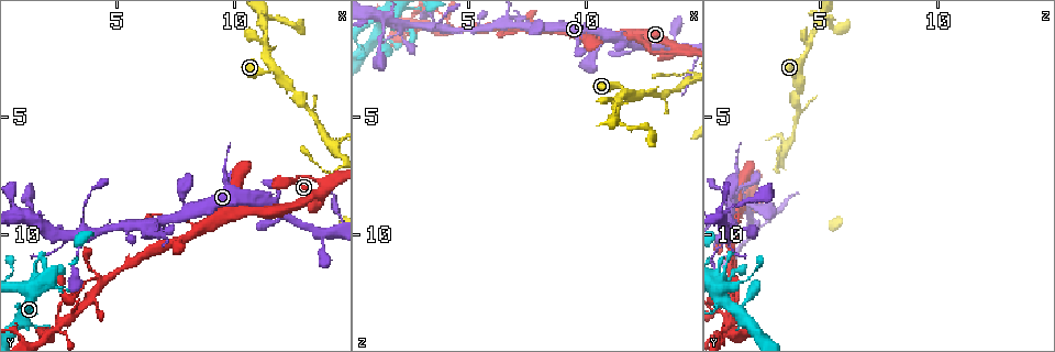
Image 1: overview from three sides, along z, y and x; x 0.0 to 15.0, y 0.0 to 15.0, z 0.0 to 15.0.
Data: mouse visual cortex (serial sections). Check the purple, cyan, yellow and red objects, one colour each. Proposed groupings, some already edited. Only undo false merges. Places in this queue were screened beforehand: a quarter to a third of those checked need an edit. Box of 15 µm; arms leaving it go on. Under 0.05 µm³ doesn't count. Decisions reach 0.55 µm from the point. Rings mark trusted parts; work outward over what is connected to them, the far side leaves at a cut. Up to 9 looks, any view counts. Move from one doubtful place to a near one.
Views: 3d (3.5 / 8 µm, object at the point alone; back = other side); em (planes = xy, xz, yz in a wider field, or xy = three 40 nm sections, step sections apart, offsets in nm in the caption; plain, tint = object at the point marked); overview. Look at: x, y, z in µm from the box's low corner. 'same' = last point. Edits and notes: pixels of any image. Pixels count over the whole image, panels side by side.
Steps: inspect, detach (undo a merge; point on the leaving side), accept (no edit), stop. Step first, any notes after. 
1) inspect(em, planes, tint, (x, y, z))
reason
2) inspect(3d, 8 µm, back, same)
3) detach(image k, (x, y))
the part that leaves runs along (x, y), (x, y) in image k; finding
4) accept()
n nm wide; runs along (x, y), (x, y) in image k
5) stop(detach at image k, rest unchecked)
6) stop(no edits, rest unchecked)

inspect(3d, 3.5 µm, (3.3, 10.1, 1.3))
looks like a crossing

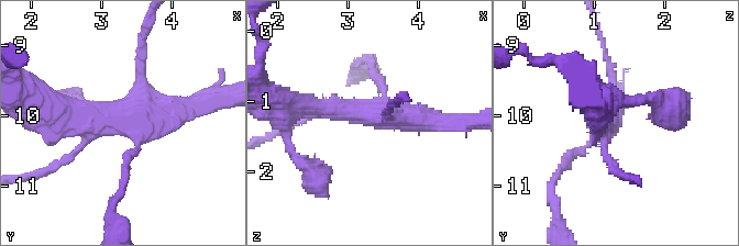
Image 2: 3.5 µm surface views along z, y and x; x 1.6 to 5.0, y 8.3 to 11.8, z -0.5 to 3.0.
inspect(em, xy, step 5, tint, (3.45, 10.05, 1.20))

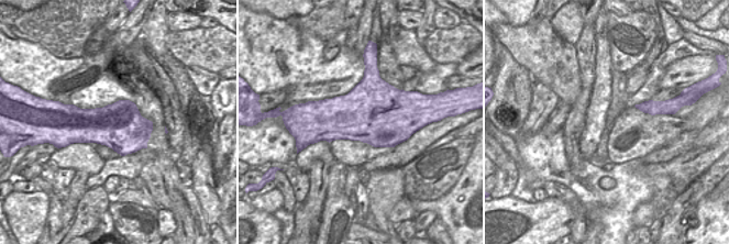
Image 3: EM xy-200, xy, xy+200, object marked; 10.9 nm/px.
accept()
runs along (449, 123), (304, 105) in image 2; one cell here

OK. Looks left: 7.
inspect(3d, 3.5 µm, back, (3.1, 13.5, 1.1))
four or more arms meet

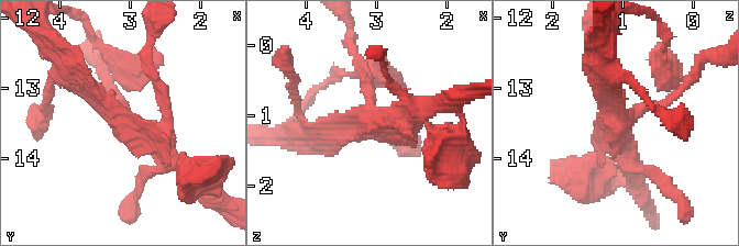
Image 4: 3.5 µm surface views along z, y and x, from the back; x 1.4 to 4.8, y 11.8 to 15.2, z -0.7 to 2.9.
inspect(em, xy, step 5, tint, (3.10, 13.50, 1.10))
4 arms; arms of 150, 150, 200, 250 nm

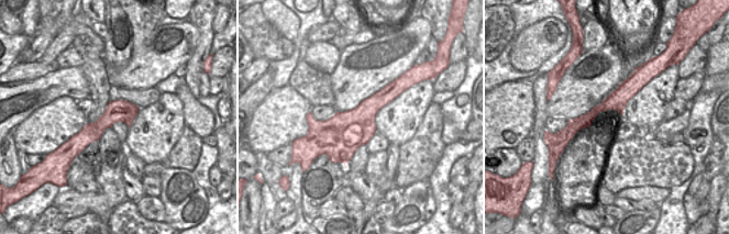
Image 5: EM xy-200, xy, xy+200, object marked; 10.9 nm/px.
accept()
440 nm wide; runs along (69, 69), (180, 164) in image 4; continuous, no second cell

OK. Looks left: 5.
inspect(3d, 3.5 µm, (11.3, 1.9, 4.5))

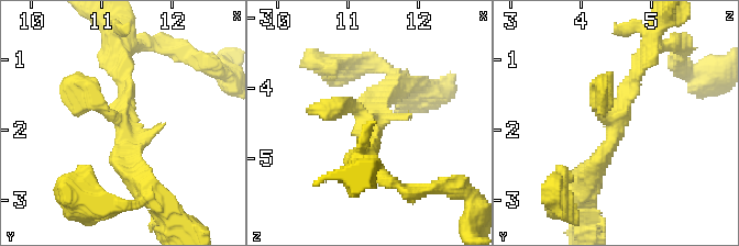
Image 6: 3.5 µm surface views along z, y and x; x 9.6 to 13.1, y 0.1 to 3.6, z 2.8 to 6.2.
inspect(em, planes, tint, (11.25, 1.95, 4.50))
need the tissue

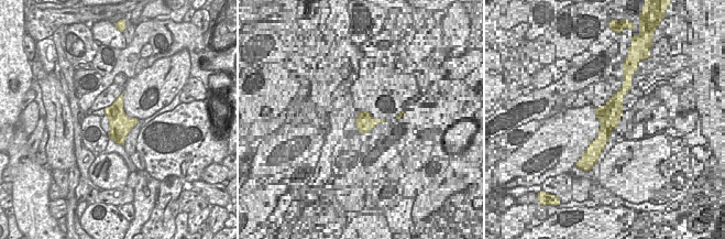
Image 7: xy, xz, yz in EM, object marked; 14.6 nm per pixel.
inspect(em, xy, step 1, tint, same)

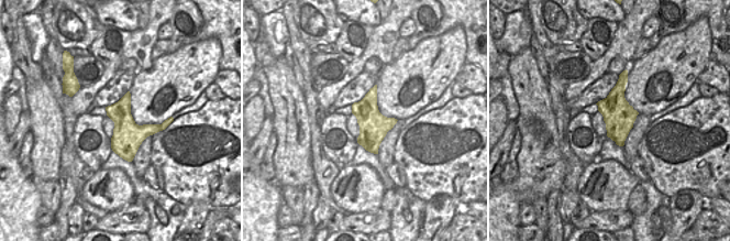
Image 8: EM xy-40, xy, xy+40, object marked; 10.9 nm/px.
accept()
runs along (582, 187), (613, 140), (643, 58) in image 6; continuous, no second cell

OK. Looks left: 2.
stop(no edits, rest unchecked)

